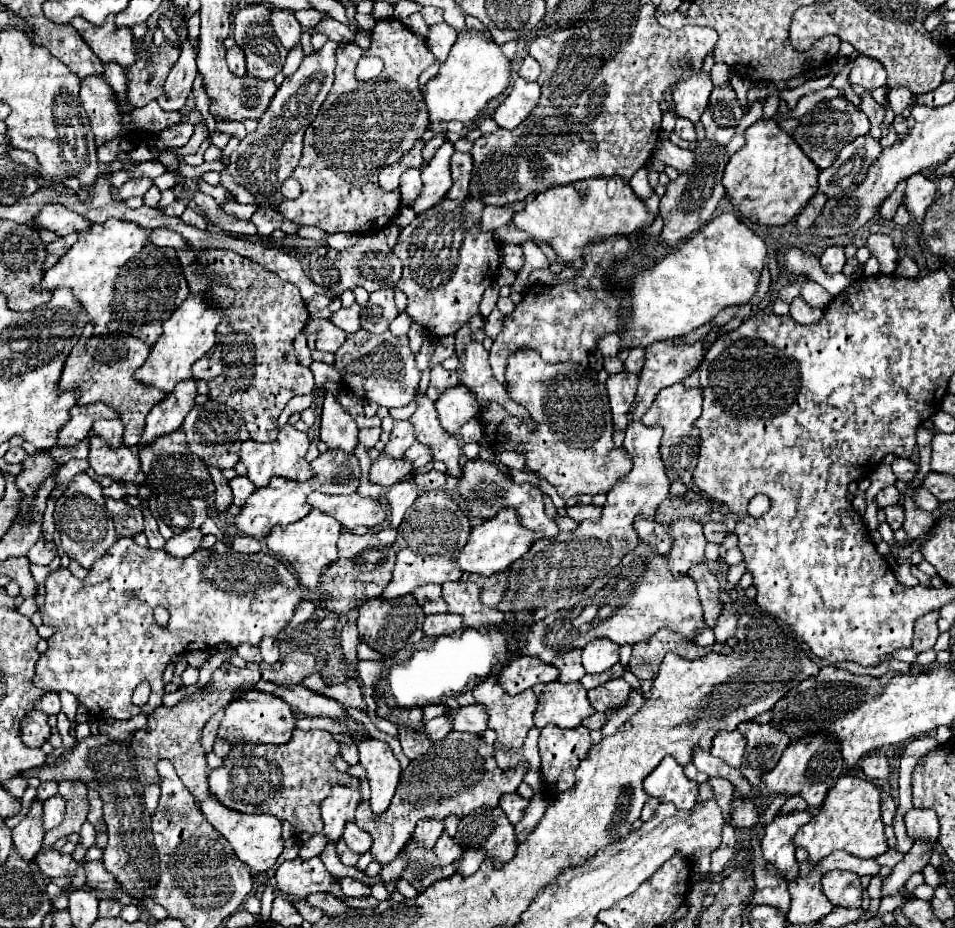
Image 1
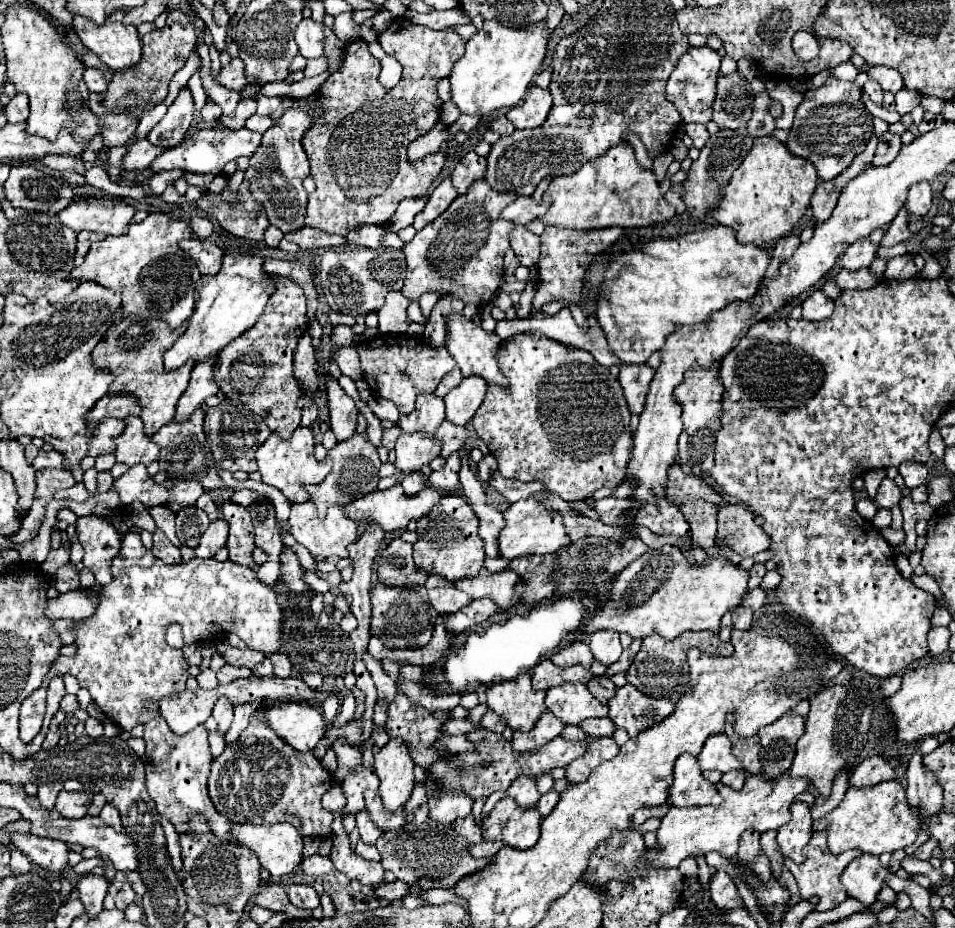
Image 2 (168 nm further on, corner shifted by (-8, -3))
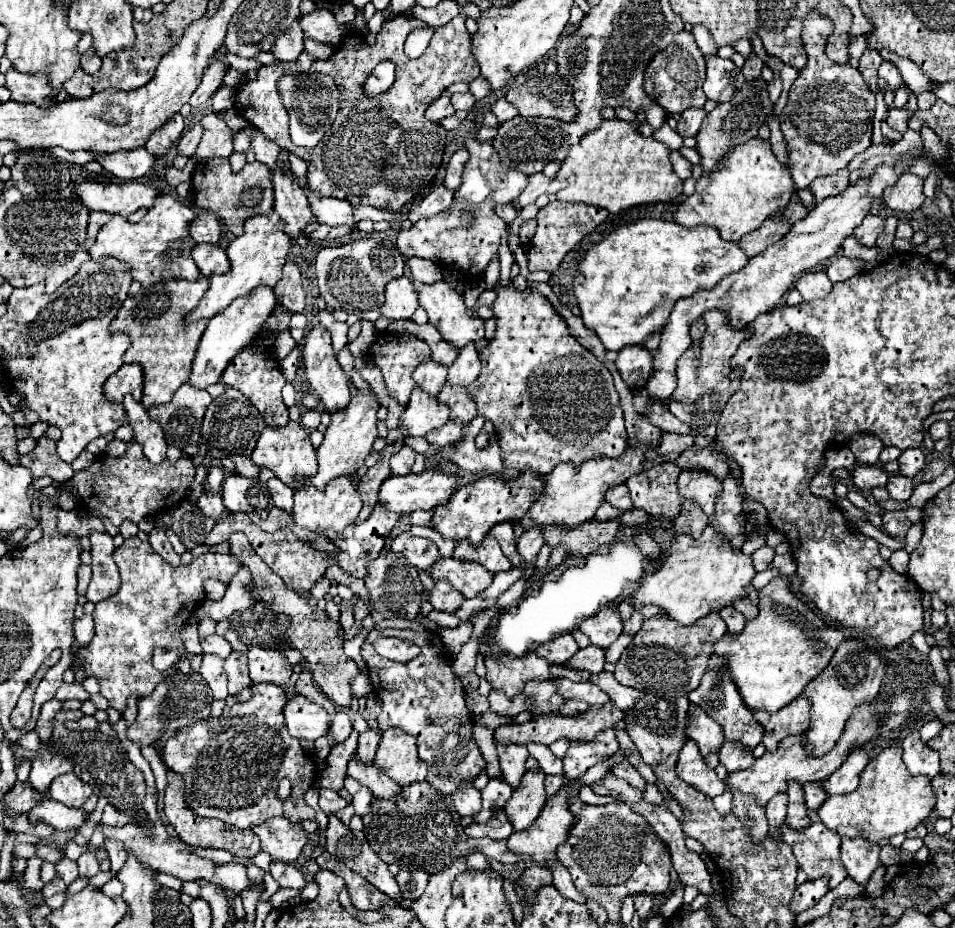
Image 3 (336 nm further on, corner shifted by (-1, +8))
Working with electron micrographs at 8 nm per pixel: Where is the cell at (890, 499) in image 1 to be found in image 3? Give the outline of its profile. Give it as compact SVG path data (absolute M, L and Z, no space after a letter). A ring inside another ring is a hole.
M859 465L853 469L853 483L863 491L871 491L875 487L885 487L887 479L889 479L889 475L879 465L871 465L871 467Z

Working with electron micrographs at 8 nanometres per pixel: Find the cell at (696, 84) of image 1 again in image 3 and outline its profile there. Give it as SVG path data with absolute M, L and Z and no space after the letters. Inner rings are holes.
M681 31L673 39L673 43L661 53L657 53L657 57L653 57L653 63L649 63L645 91L651 99L659 101L659 105L663 105L667 113L683 113L685 109L691 109L691 107L701 109L707 101L701 89L703 77L705 77L705 57L699 51L693 35L687 31Z

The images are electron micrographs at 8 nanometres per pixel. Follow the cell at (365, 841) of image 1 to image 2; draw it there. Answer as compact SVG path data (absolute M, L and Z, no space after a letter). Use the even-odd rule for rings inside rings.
M366 808L356 814L356 828L358 828L358 832L360 832L360 838L362 838L366 844L374 844L376 838L382 834L382 830L378 830L376 824L370 820L370 814L368 814Z

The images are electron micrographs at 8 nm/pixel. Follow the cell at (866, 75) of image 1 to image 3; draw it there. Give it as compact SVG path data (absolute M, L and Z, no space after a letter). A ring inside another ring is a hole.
M883 61L883 63L881 63L881 67L879 67L879 77L887 81L887 85L889 85L889 89L891 89L893 93L906 85L903 83L903 77L901 77L899 69L897 69L891 61Z

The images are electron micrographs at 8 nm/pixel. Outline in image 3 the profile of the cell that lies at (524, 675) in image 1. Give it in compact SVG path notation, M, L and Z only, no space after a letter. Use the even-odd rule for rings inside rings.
M595 645L579 649L575 653L575 657L571 657L569 661L563 663L563 667L569 667L569 669L587 669L591 673L601 673L603 665L605 665L605 651L601 647L595 647Z

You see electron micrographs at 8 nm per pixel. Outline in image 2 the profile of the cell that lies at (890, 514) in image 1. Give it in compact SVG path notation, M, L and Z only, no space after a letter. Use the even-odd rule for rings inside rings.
M904 496L900 500L900 508L902 508L902 516L904 516L904 532L906 532L906 540L904 546L910 551L916 548L916 522L918 520L928 520L934 514L934 508L930 504L914 504L910 496Z

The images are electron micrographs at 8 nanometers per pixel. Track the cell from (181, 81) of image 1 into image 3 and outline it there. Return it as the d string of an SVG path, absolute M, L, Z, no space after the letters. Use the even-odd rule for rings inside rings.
M177 113L175 117L171 117L171 121L165 121L159 129L155 129L155 133L145 143L145 149L161 157L167 153L169 147L175 145L175 141L181 137L181 131L183 131L183 115Z

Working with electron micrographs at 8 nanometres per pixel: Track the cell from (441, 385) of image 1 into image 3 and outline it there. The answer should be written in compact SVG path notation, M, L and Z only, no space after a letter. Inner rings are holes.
M439 341L439 343L433 347L431 359L433 359L435 363L443 365L443 367L451 367L453 361L455 361L455 357L457 357L457 349L453 349L453 347L451 347L449 343L445 343L445 341Z

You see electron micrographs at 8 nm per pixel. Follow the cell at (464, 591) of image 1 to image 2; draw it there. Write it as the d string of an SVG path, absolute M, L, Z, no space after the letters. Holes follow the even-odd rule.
M482 568L478 576L456 580L454 586L474 598L494 596L494 600L498 600L498 608L508 610L512 606L512 592L516 582L518 574L514 570L504 568L500 572L488 572L486 568Z

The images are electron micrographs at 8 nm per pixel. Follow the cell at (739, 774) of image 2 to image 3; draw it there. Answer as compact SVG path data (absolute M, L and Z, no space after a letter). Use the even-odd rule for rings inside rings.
M725 741L725 745L719 751L719 759L721 759L721 765L725 765L727 771L739 771L739 769L751 765L753 755L751 755L751 751L739 747L737 743Z

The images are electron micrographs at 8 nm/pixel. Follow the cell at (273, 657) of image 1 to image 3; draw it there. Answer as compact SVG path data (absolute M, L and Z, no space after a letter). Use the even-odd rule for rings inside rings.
M251 645L247 659L249 659L249 675L253 683L275 683L285 687L293 673L291 663L277 649L271 651L265 647Z

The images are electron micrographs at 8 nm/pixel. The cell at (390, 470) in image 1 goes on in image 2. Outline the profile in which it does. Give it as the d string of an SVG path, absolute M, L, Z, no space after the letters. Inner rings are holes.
M426 432L400 434L396 440L396 468L404 474L420 470L420 466L428 464L436 456L440 456L442 440Z

